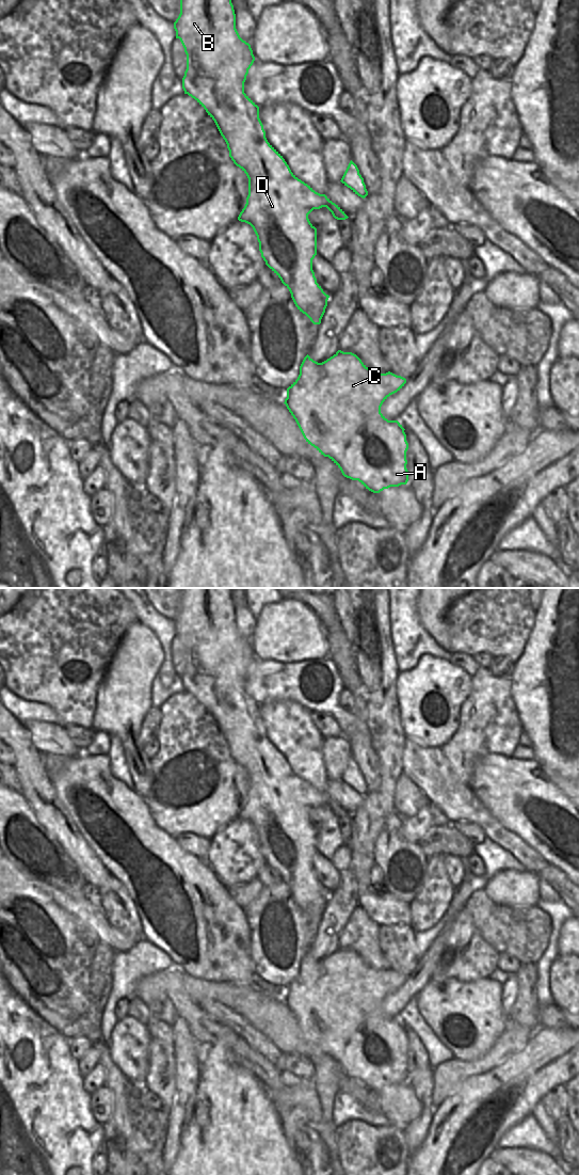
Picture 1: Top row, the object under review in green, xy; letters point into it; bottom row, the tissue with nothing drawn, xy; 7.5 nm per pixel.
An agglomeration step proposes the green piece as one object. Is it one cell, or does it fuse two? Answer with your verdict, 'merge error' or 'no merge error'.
no merge error

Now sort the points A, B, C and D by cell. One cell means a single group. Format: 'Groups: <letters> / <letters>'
Groups: A B C D.

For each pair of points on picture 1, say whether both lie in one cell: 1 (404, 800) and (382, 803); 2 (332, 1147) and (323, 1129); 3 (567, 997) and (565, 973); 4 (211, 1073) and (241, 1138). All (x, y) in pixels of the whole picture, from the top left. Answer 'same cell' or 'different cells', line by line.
1: different cells
2: same cell
3: same cell
4: same cell

